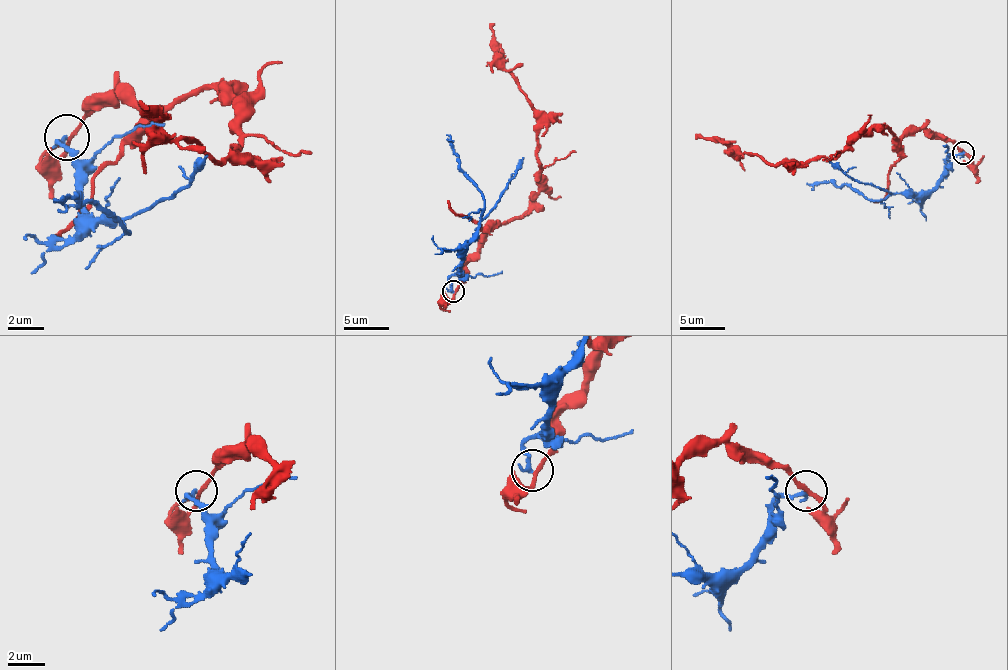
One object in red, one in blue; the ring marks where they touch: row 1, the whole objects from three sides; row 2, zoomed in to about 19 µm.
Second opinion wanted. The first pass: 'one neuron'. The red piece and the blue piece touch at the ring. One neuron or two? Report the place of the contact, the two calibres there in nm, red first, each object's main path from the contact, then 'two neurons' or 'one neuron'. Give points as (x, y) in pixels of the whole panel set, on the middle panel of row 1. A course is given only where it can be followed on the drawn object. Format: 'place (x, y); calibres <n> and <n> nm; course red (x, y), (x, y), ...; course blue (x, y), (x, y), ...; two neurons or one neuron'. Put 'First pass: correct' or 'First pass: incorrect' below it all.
place (453, 291); calibres 200 and 240 nm; course red (454, 291), (463, 279), (463, 263), (479, 243), (528, 209), (538, 188), (538, 118), (497, 55), (490, 23); course blue (454, 291), (449, 279), (458, 272), (465, 259), (467, 241), (483, 211), (483, 193), (465, 175), (447, 134); two neurons
First pass: incorrect

